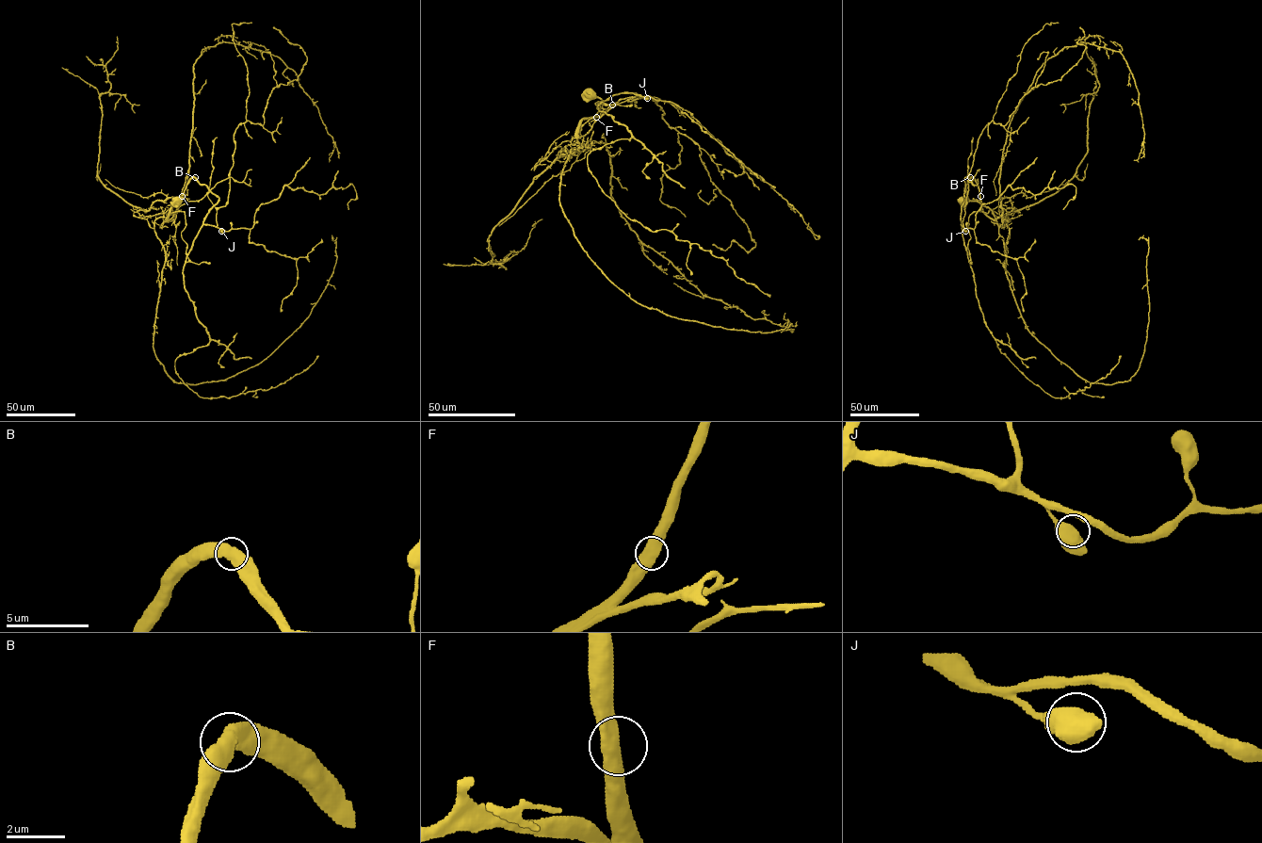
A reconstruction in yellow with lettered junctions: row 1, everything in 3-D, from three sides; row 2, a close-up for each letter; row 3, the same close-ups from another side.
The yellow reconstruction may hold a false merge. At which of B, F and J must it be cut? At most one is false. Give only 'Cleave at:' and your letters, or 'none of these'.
Cleave at: none of these

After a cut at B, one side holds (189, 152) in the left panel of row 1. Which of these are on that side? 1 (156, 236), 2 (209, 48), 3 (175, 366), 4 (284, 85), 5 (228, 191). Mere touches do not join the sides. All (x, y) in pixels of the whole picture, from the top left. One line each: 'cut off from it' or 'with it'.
1: with it
2: with it
3: cut off from it
4: cut off from it
5: cut off from it

